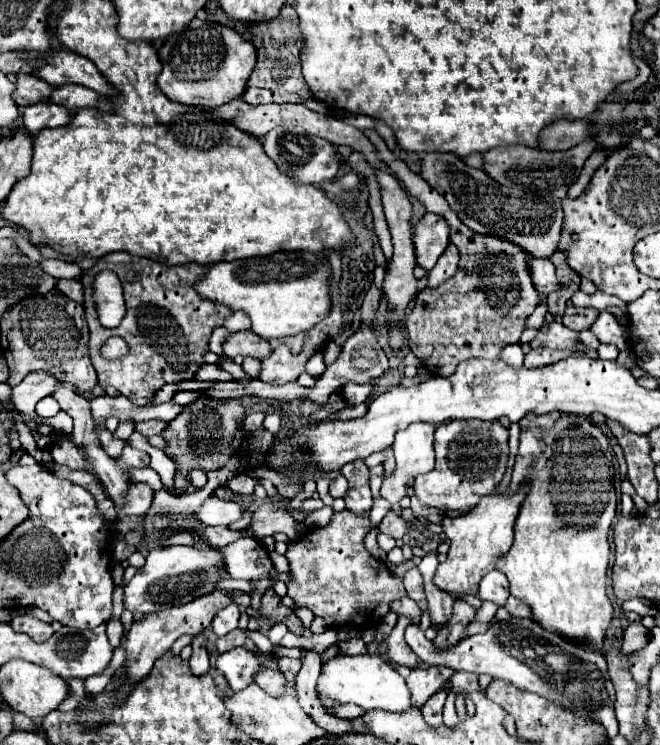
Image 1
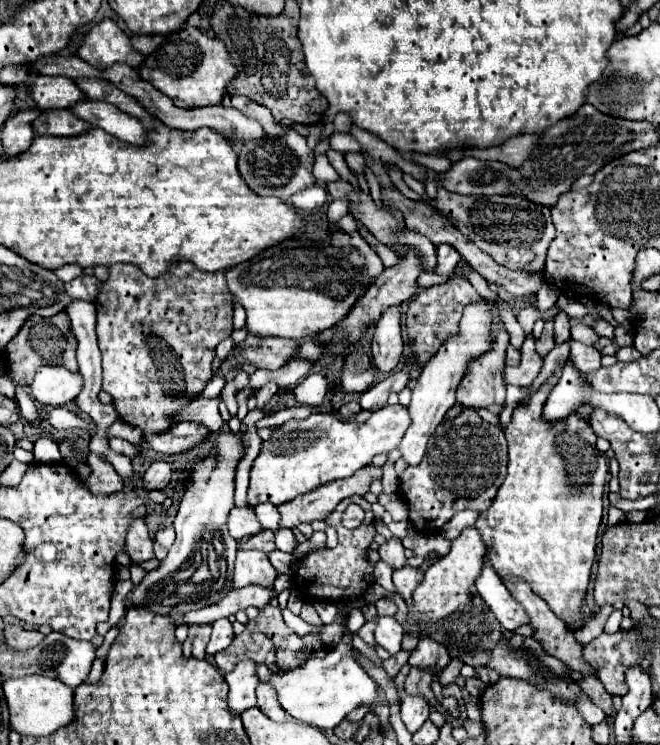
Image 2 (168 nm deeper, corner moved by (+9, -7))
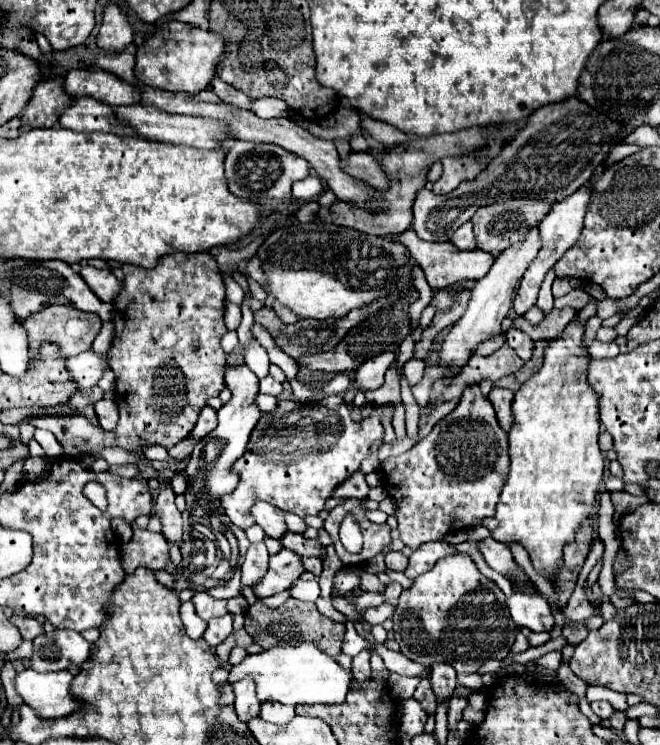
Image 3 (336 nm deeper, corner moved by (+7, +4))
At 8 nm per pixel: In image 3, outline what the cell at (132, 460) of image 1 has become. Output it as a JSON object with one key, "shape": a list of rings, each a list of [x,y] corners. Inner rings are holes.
{"shape":[[[101,399],[93,407],[95,407],[95,413],[97,413],[99,425],[105,431],[113,431],[115,425],[117,425],[117,421],[119,421],[119,409],[117,409],[115,401],[113,399]]]}

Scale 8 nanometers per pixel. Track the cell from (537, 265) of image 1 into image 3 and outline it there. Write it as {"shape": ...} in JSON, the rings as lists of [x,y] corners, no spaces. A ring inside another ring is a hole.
{"shape":[[[351,151],[349,157],[341,159],[341,169],[351,177],[357,177],[377,189],[387,189],[387,177],[383,177],[383,171],[379,169],[377,159],[369,153]]]}

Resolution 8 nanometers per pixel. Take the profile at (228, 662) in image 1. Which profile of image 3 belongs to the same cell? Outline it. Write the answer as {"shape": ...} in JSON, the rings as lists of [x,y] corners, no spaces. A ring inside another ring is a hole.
{"shape":[[[245,677],[243,681],[239,681],[239,685],[233,685],[233,693],[235,693],[235,711],[237,711],[237,717],[247,723],[255,717],[259,717],[259,701],[255,697],[255,683],[251,681],[251,677]]]}

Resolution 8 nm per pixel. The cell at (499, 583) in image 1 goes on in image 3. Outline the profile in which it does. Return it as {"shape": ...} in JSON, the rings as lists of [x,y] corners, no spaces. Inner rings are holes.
{"shape":[[[513,591],[507,599],[507,607],[517,627],[527,627],[535,633],[551,631],[555,627],[551,607],[541,595],[523,595]]]}

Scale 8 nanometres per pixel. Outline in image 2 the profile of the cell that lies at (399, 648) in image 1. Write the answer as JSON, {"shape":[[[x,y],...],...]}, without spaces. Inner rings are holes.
{"shape":[[[405,566],[405,568],[393,572],[393,584],[397,588],[397,594],[405,600],[409,609],[413,604],[411,594],[421,584],[421,580],[423,580],[423,572],[417,568],[411,568],[411,566]]]}

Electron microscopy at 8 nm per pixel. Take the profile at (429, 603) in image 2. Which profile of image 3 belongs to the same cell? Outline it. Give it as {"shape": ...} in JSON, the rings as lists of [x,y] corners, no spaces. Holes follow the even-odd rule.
{"shape":[[[457,553],[457,555],[451,555],[451,557],[443,557],[441,561],[437,561],[437,565],[435,565],[431,571],[427,571],[427,573],[419,575],[419,577],[415,579],[415,583],[413,583],[413,587],[411,587],[411,589],[407,589],[407,591],[403,591],[403,593],[401,593],[399,603],[397,603],[397,607],[395,607],[395,615],[393,615],[393,623],[395,623],[395,625],[393,625],[393,635],[395,635],[395,641],[399,643],[401,653],[403,653],[407,659],[415,661],[415,663],[421,663],[421,665],[449,663],[457,673],[477,673],[477,669],[479,669],[485,661],[491,661],[491,659],[501,661],[501,659],[505,659],[505,657],[509,655],[509,651],[511,651],[511,647],[513,647],[517,625],[513,623],[513,619],[511,619],[509,611],[507,611],[507,601],[505,601],[505,599],[507,599],[507,597],[505,597],[505,593],[503,593],[495,583],[487,581],[487,579],[485,579],[485,575],[481,575],[481,573],[479,573],[477,565],[471,561],[471,557],[469,557],[469,555],[465,555],[465,553]]]}

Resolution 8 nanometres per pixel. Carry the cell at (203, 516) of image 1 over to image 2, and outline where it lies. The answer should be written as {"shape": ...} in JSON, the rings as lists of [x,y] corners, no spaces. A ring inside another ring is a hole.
{"shape":[[[237,506],[229,512],[227,528],[235,540],[241,540],[243,536],[253,536],[263,530],[251,508],[237,508]]]}

